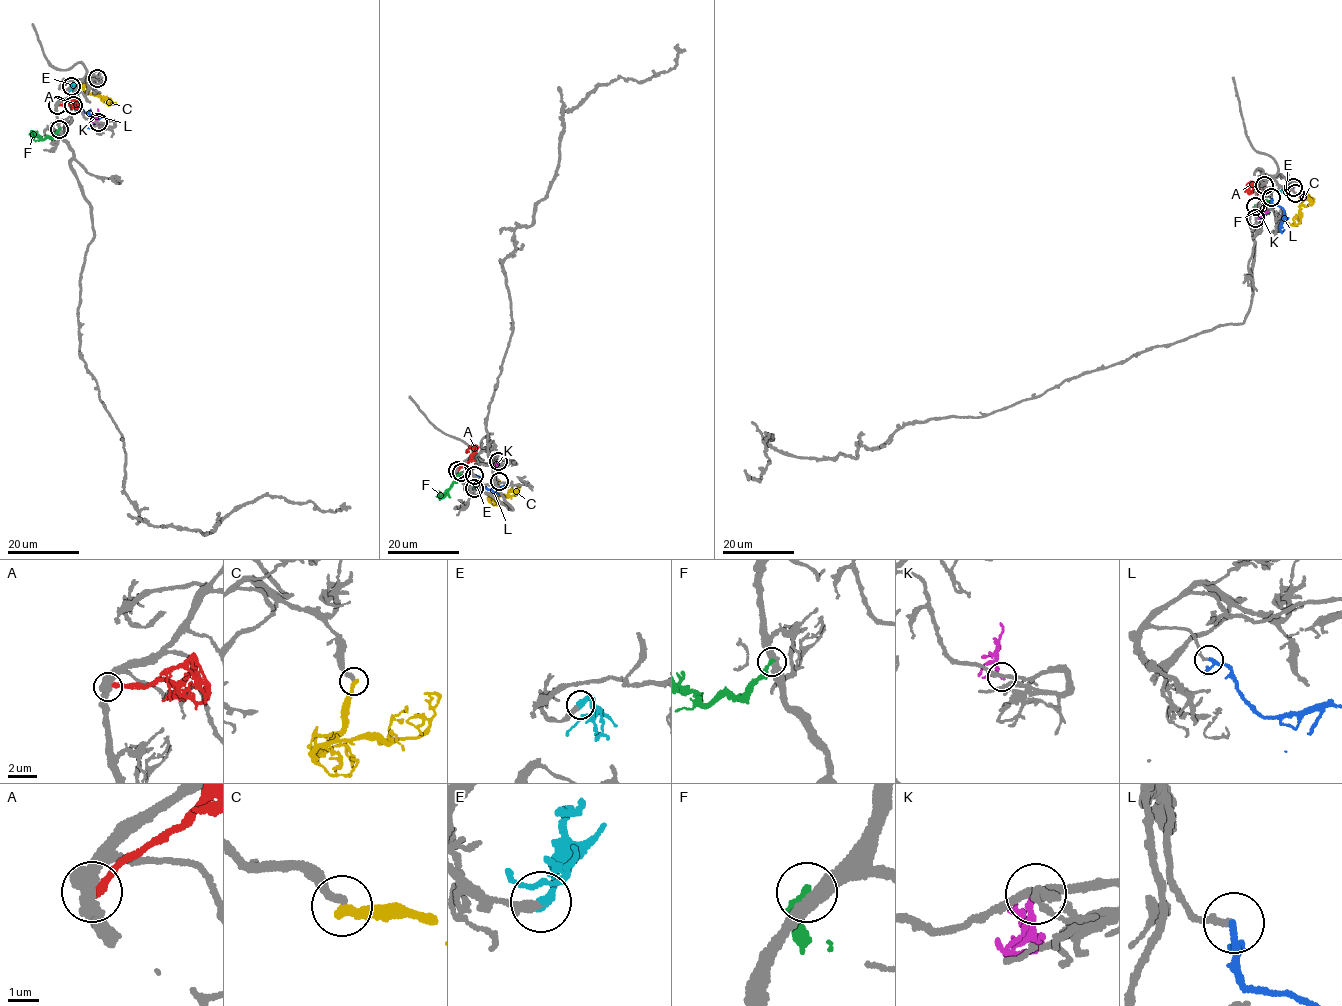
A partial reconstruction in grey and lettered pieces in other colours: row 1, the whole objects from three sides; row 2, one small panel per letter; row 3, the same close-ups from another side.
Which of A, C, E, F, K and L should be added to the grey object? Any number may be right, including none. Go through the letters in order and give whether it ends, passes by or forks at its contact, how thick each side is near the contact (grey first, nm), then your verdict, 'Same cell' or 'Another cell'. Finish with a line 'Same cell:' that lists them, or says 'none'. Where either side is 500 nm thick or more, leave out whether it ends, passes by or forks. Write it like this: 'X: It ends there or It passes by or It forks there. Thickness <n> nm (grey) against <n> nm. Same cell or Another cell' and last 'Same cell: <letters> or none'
A: Thickness 500 nm (grey) against 340 nm. Another cell
C: It ends there. Thickness 280 nm (grey) against 280 nm. Another cell
E: It ends there. Thickness 320 nm (grey) against 360 nm. Same cell
F: It ends there. Thickness 440 nm (grey) against 260 nm. Another cell
K: It passes by. Thickness 240 nm (grey) against 130 nm. Another cell
L: It passes by. Thickness 200 nm (grey) against 170 nm. Same cell
Same cell: E, L

